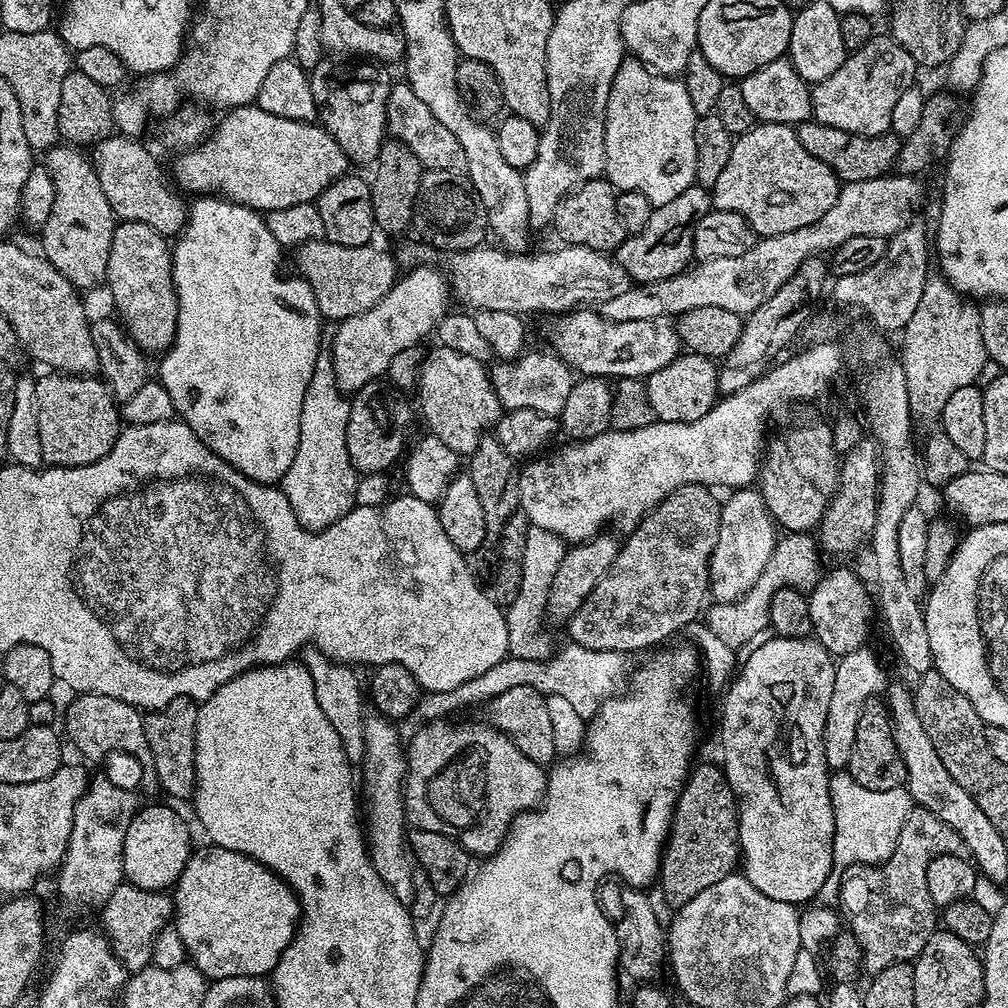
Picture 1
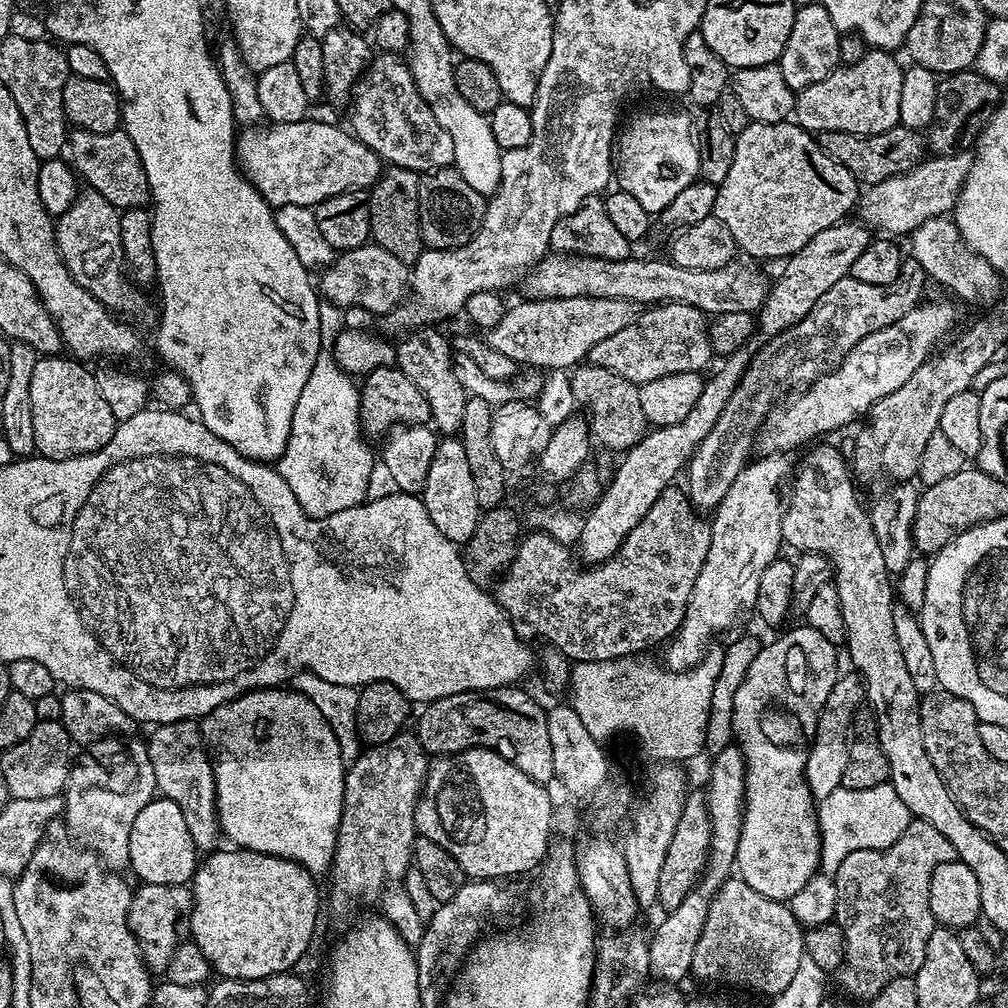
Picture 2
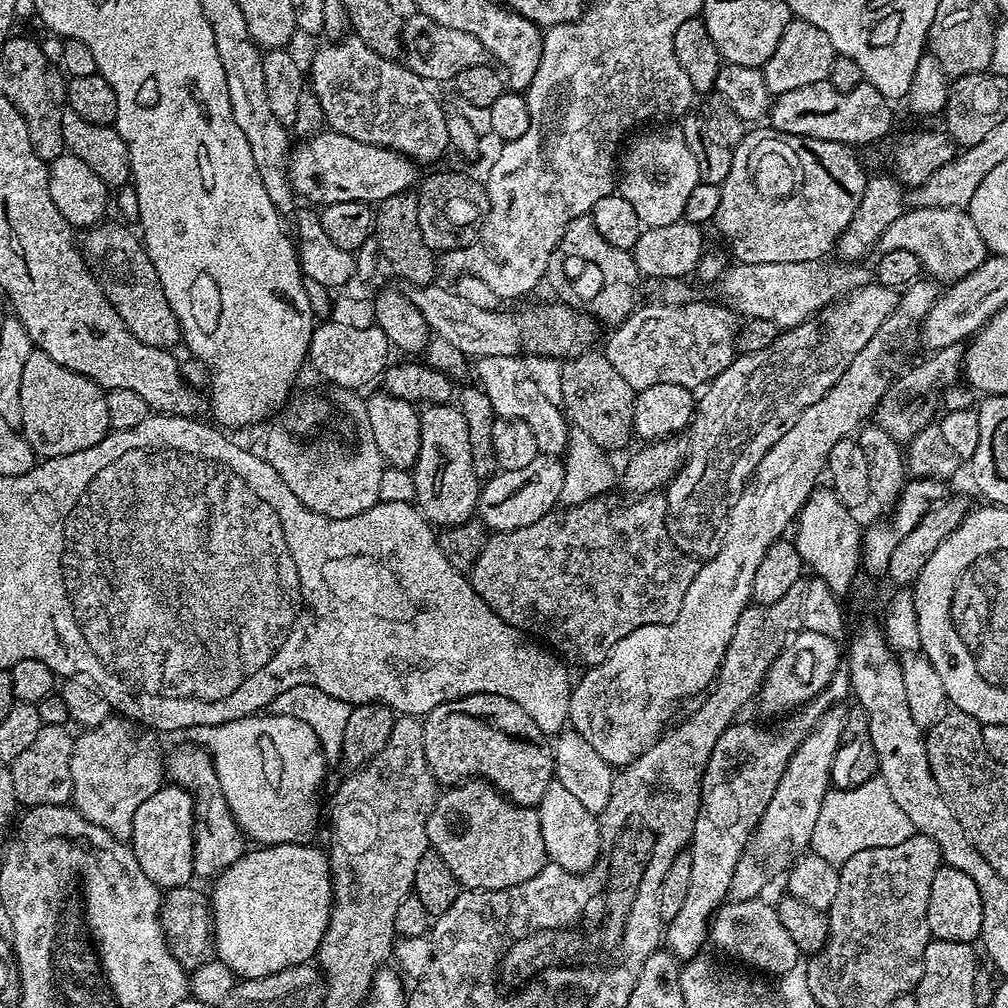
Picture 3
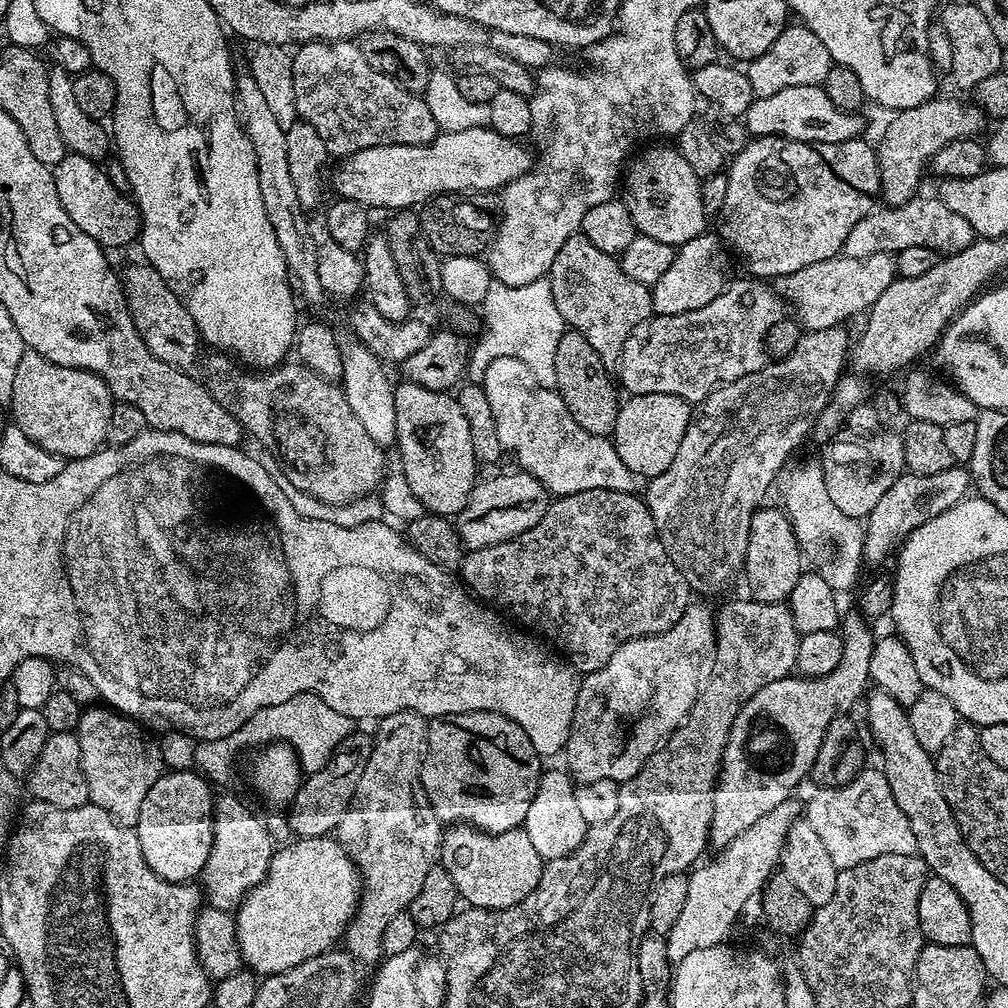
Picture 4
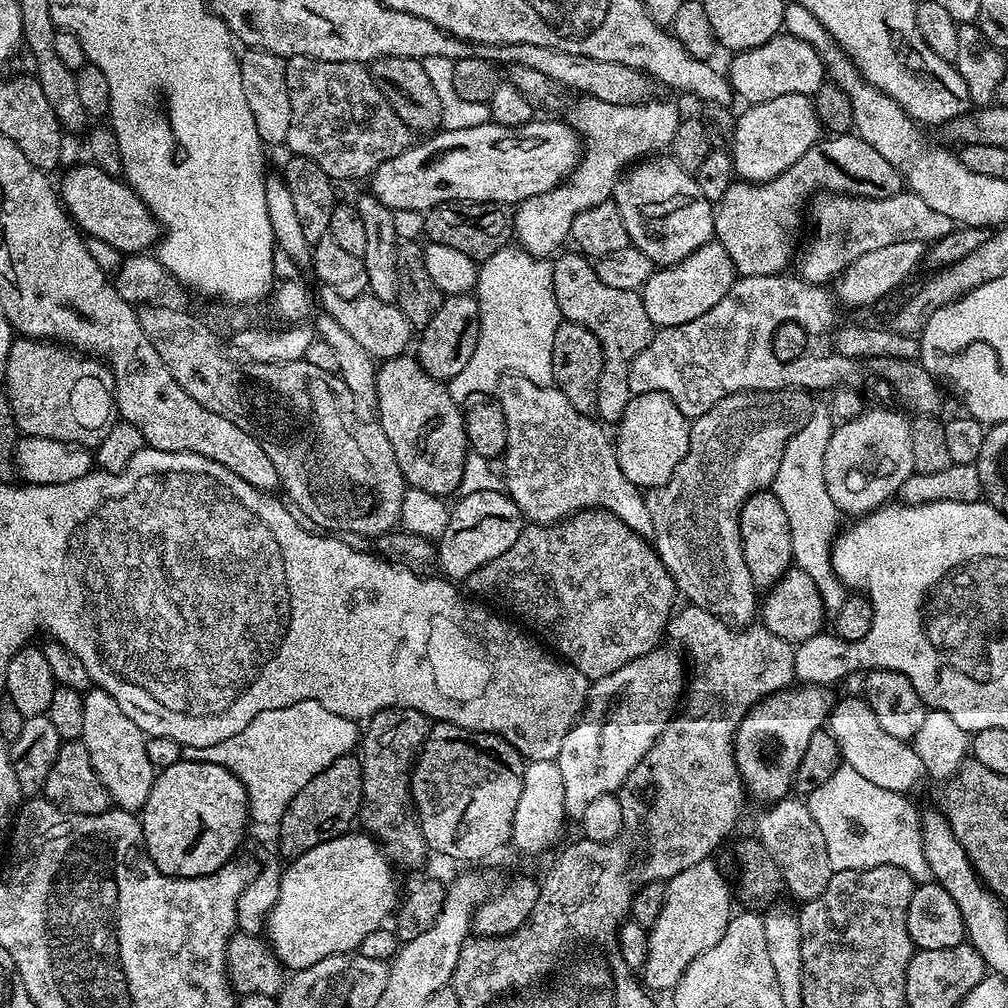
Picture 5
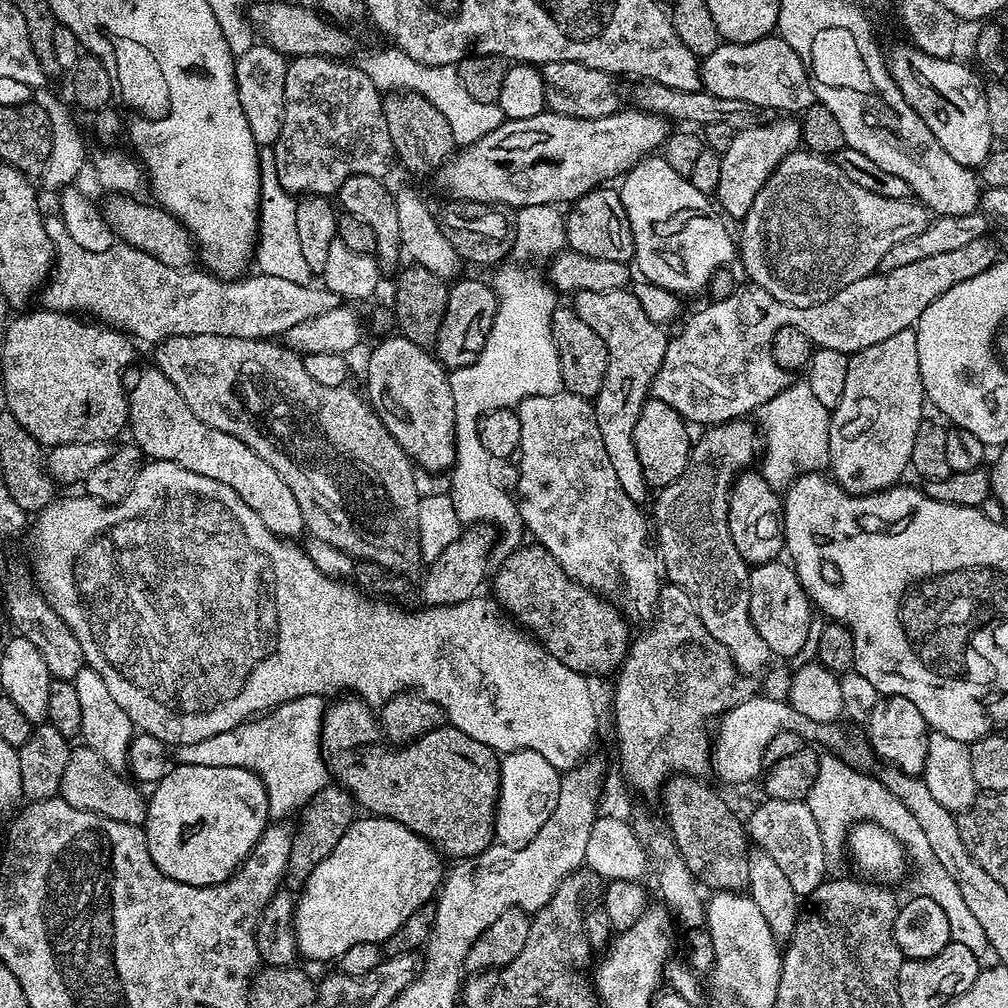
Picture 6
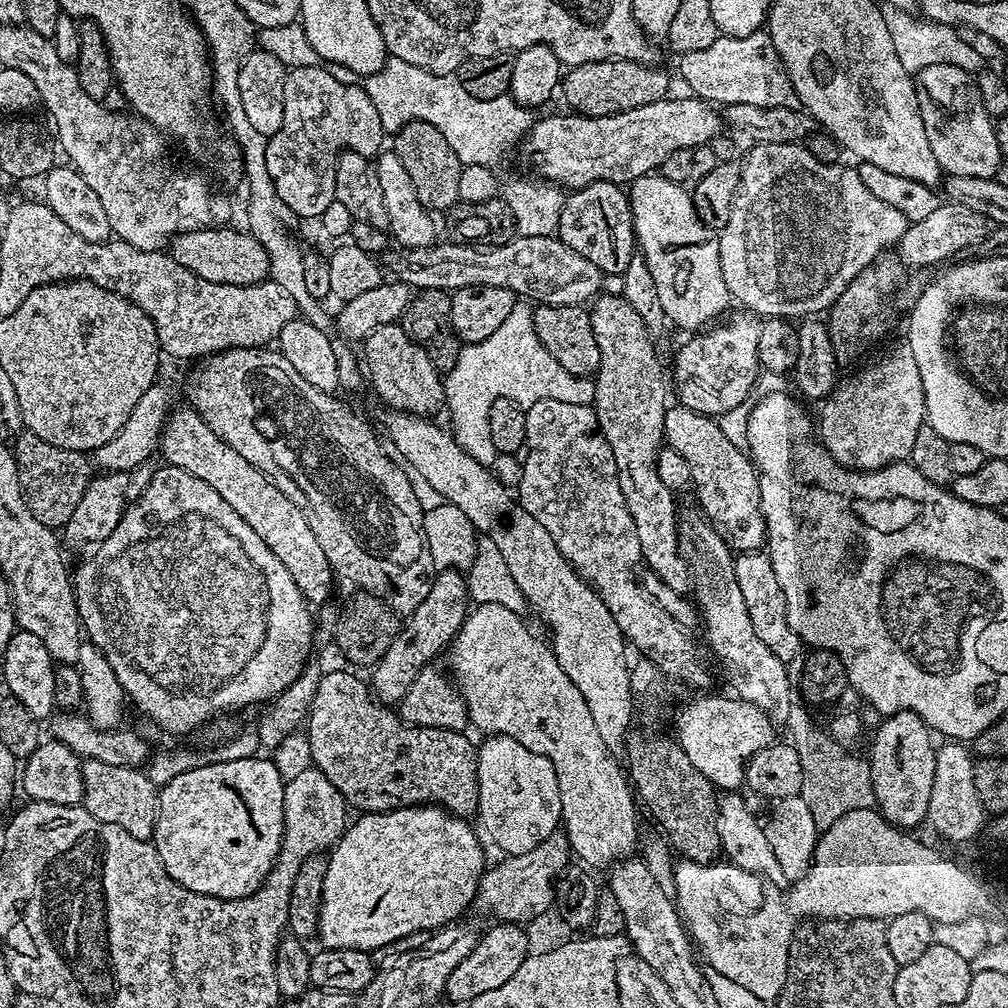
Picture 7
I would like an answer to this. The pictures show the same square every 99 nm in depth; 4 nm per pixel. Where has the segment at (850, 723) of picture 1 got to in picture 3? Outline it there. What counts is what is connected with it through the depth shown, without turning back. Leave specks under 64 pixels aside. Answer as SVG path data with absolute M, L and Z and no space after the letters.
M843 707L831 708L812 727L812 733L802 741L790 758L778 782L778 790L774 790L774 798L770 798L770 806L766 806L760 825L753 832L742 858L738 858L738 870L734 870L730 893L732 900L757 899L763 893L760 891L768 884L768 867L774 868L788 859L791 861L811 845L814 825L818 823L822 802L832 784L834 754L838 754L844 723L847 721L848 713Z

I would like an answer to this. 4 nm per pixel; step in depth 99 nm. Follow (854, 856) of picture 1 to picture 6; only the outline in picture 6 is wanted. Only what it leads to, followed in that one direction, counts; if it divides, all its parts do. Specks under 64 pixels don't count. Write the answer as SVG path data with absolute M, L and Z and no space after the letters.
M824 754L818 760L818 778L814 778L814 786L808 792L807 803L810 806L810 814L814 814L814 822L818 822L818 830L822 834L822 846L825 857L832 858L846 848L848 834L853 825L861 822L876 824L882 830L886 830L904 848L905 857L910 861L910 876L912 872L911 891L917 896L929 896L942 906L942 914L946 914L948 929L952 935L953 944L961 944L971 950L974 955L981 958L989 955L988 939L982 931L974 914L966 906L954 878L946 874L942 862L934 858L934 850L930 850L930 841L922 826L918 826L918 818L902 806L890 790L875 775L867 771L853 768L846 760L841 760L835 754Z

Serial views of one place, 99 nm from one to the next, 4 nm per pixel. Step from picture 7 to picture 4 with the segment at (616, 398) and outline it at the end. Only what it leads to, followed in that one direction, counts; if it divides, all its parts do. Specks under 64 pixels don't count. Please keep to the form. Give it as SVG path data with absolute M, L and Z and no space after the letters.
M582 234L562 242L562 250L558 250L546 279L552 287L554 306L558 306L558 314L562 314L565 325L584 335L605 366L619 361L626 338L653 315L651 287L626 278L619 259L598 250L598 246Z

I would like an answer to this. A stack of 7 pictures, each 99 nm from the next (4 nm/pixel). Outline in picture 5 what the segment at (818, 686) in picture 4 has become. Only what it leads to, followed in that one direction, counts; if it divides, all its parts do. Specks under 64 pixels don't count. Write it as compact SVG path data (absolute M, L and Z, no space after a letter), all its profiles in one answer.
M811 684L797 687L797 692L785 690L775 692L754 705L742 718L742 722L736 731L734 746L734 758L740 771L740 777L744 779L744 786L749 797L763 802L775 802L783 800L793 791L796 783L796 771L806 754L806 746L810 746L810 738L821 731L828 723L828 716L832 713L834 703L833 689L828 686Z

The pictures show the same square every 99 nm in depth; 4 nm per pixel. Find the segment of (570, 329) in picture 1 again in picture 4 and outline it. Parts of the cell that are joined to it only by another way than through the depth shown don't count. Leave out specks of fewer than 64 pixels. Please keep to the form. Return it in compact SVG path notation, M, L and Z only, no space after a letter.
M747 278L748 280L733 279L727 285L724 292L718 294L712 302L707 302L706 306L701 306L696 310L690 310L688 313L670 314L669 316L653 315L645 324L640 324L630 334L630 338L626 338L624 349L618 361L618 369L620 368L620 380L618 376L618 384L621 389L625 388L625 393L637 396L638 394L674 394L678 398L688 401L689 404L696 406L709 396L715 388L721 388L723 384L734 382L738 378L742 378L746 374L754 374L758 369L763 368L766 363L766 353L764 350L764 339L770 330L770 326L774 326L774 322L785 319L786 304L783 299L771 287L768 288L767 283L761 282L756 278Z

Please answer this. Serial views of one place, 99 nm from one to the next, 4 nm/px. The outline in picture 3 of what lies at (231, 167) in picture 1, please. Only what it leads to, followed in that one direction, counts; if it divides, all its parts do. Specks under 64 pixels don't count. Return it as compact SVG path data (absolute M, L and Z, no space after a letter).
M321 130L299 141L300 145L291 149L288 157L288 177L297 197L312 206L323 206L334 202L362 202L375 205L386 198L394 198L398 194L409 191L417 183L417 165L389 148L379 148L366 142L358 142L354 138L346 138L346 134L338 134L331 130Z

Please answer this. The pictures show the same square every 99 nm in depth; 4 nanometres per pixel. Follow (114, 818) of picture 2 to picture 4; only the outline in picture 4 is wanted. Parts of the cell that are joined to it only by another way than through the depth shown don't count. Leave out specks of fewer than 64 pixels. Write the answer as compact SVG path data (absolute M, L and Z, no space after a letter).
M111 706L85 707L75 729L82 774L86 778L88 787L88 799L102 810L109 812L119 824L134 826L138 822L138 814L142 810L142 798L146 798L146 790L154 786L154 782L166 768L159 743L155 739L151 740L143 731L147 732L131 716L123 716Z

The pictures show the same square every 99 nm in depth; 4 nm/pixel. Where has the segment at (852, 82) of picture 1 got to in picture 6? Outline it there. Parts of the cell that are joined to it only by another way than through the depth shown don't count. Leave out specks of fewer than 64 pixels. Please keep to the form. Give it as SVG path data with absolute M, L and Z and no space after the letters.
M772 119L776 120L770 121L769 124L757 122L751 128L739 129L730 142L730 150L721 155L722 174L718 178L718 190L714 194L714 200L719 211L725 217L733 216L736 222L743 221L758 190L762 190L772 171L782 162L782 158L786 158L801 147L799 119Z

